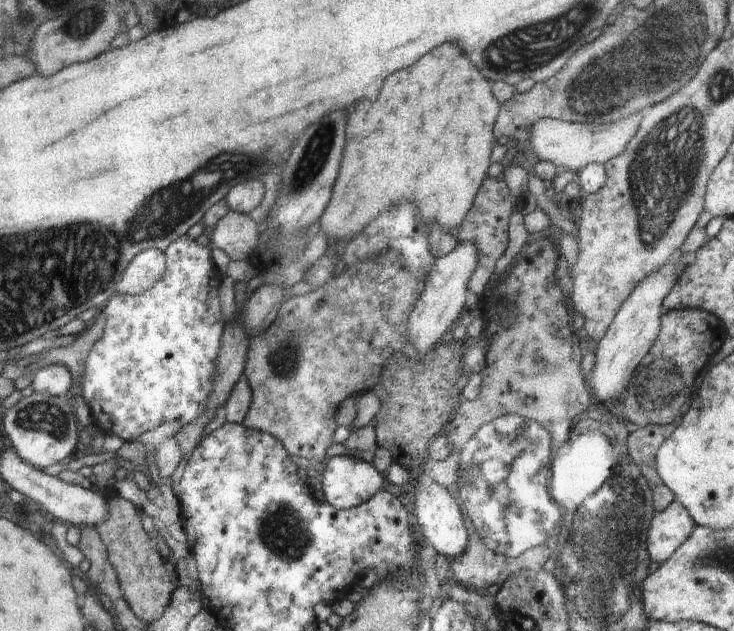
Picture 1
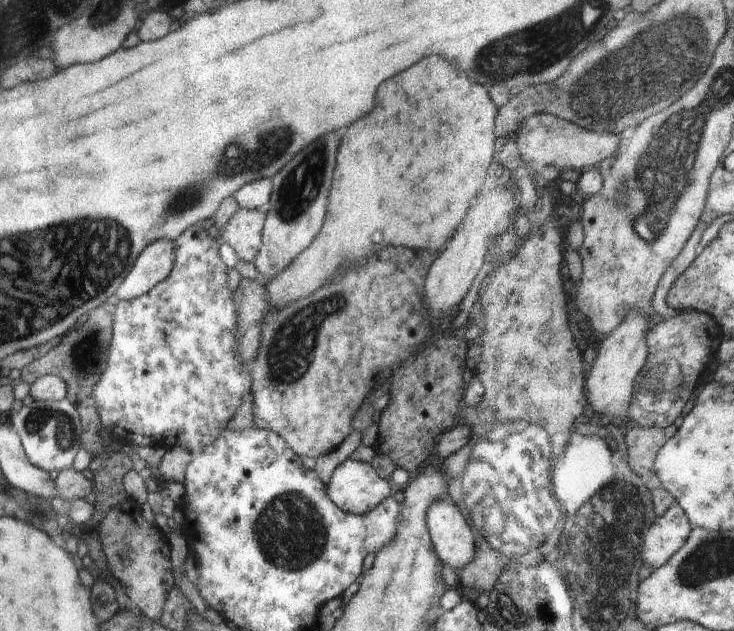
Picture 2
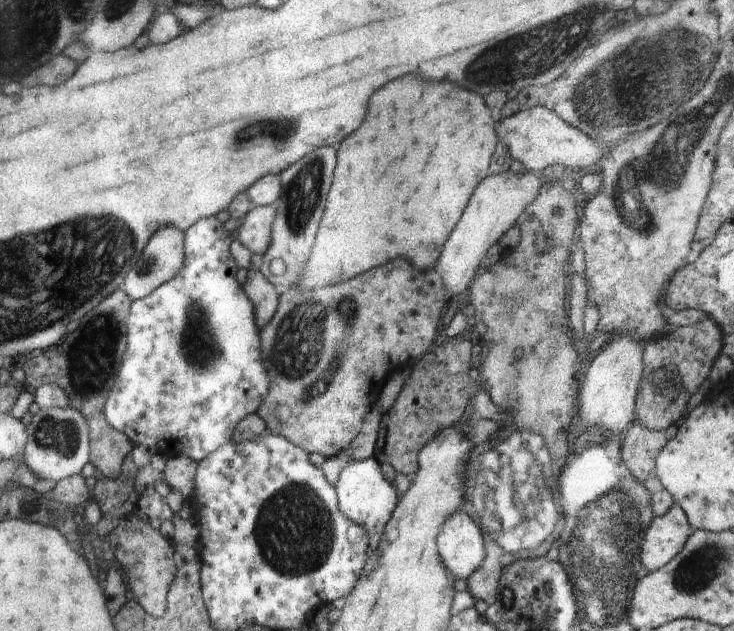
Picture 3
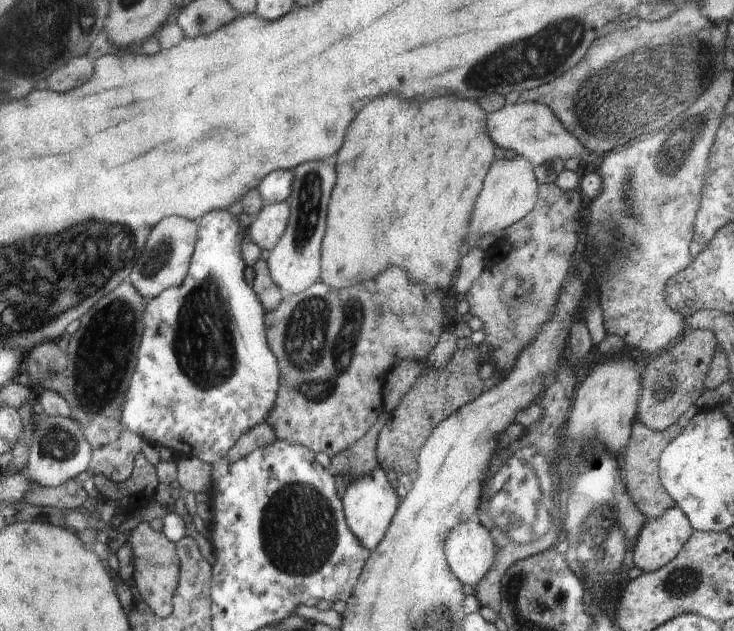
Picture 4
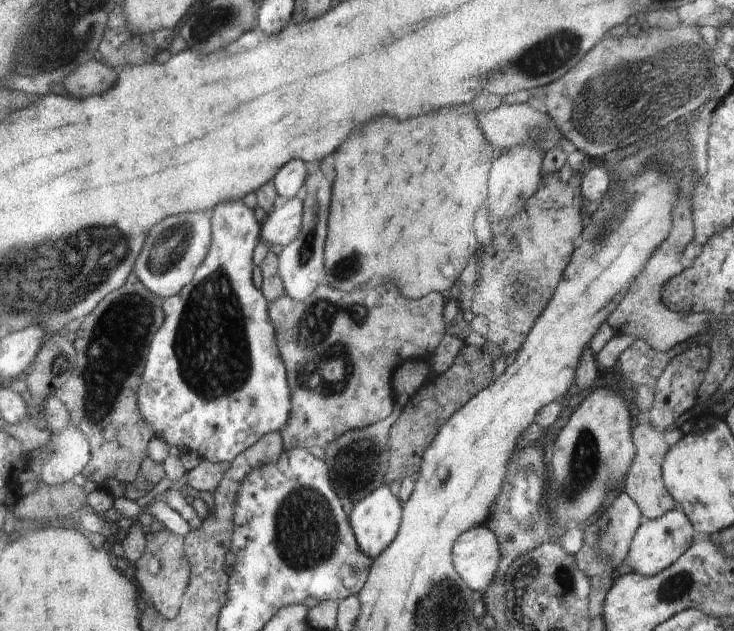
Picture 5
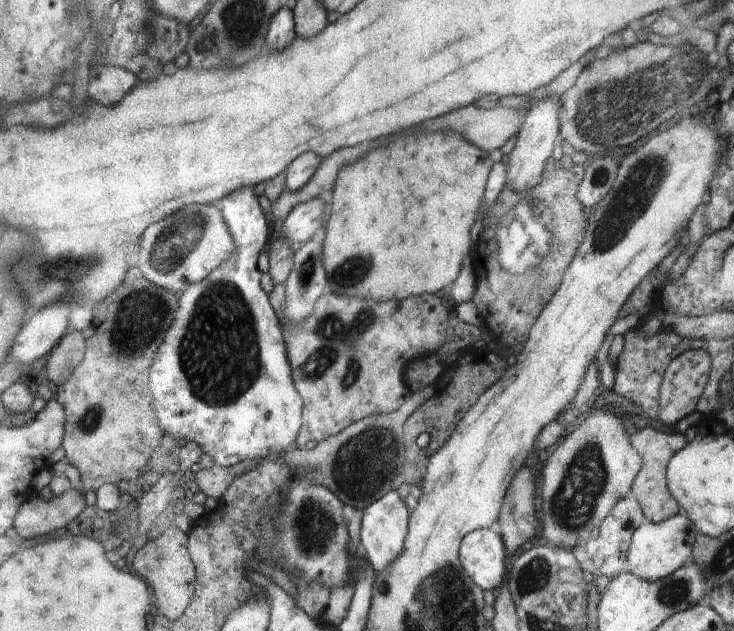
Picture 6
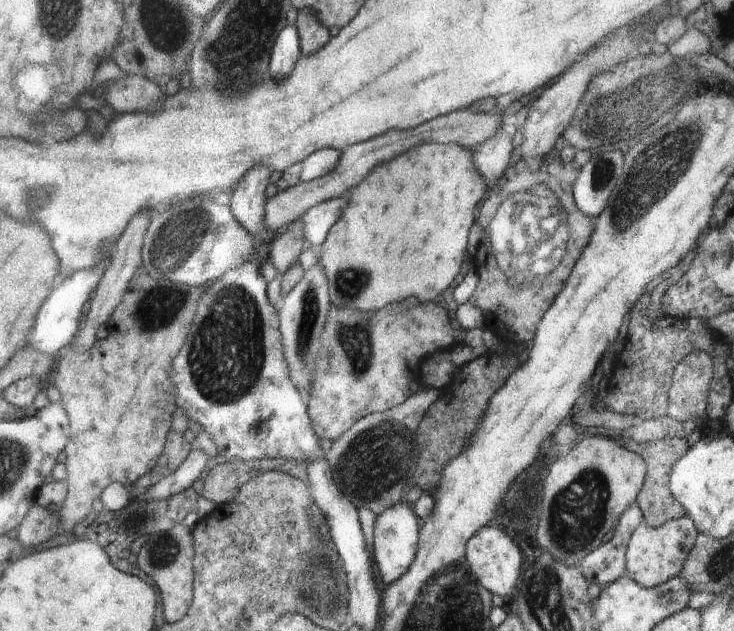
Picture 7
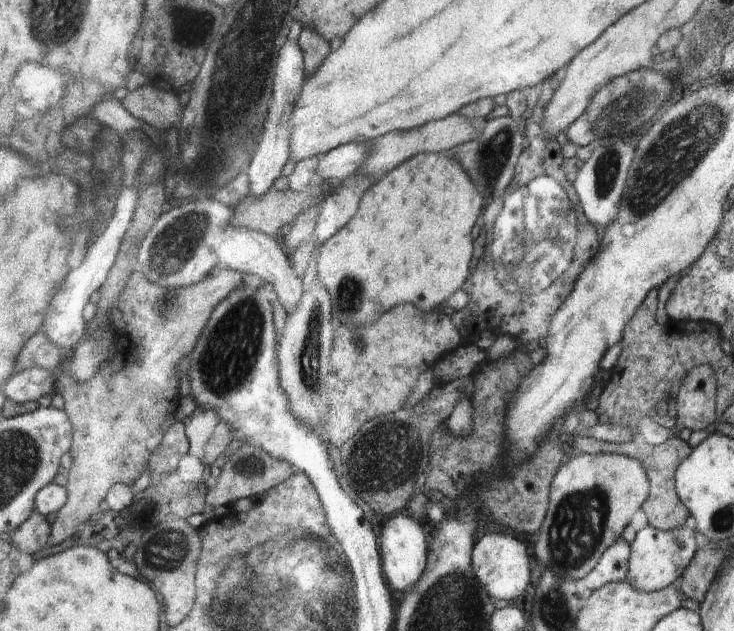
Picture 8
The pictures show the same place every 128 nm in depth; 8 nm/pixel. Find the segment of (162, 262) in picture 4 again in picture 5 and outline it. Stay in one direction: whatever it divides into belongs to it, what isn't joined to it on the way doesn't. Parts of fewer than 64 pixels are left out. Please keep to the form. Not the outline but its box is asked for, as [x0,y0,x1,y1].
[135,211,212,298]

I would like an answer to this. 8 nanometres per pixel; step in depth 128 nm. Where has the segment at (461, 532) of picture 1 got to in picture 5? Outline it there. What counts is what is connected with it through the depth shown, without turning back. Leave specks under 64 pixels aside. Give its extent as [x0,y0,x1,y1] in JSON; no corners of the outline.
[455,525,499,593]

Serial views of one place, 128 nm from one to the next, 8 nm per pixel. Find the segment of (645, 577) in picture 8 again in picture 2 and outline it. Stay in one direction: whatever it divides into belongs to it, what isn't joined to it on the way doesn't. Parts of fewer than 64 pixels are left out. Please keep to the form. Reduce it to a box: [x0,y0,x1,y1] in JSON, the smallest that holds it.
[644,504,691,570]

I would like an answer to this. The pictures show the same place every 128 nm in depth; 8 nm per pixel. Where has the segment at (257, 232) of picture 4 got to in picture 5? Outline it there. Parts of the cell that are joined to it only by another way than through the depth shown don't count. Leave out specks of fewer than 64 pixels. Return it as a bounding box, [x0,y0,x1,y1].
[263,197,306,247]

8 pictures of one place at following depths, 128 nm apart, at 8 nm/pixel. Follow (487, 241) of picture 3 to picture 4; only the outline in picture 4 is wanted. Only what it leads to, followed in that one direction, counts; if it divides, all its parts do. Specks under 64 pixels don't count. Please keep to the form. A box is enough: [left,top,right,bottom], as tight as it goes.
[465,155,539,248]

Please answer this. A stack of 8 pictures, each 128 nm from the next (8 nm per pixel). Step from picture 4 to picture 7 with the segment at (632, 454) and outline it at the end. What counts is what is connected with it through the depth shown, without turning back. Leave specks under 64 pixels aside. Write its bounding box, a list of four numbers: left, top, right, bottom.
[625,437,688,527]

